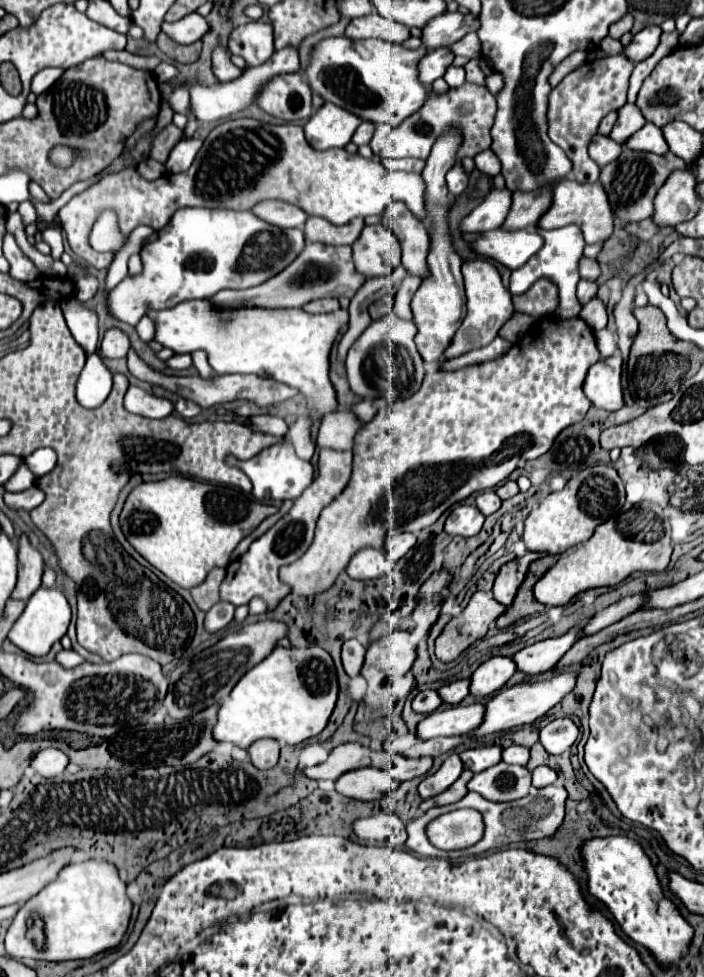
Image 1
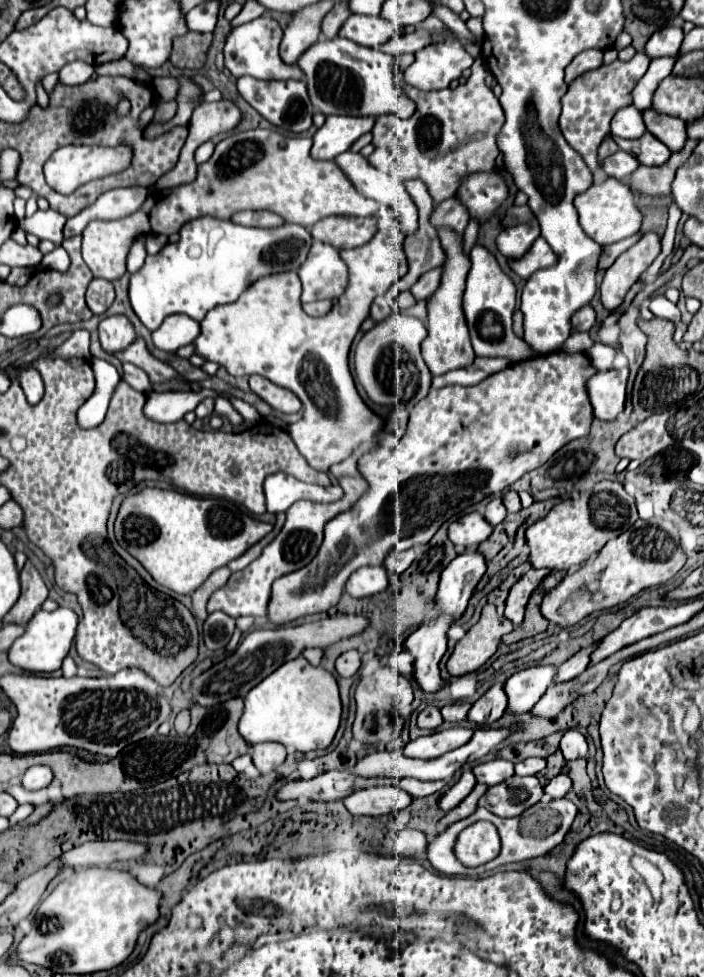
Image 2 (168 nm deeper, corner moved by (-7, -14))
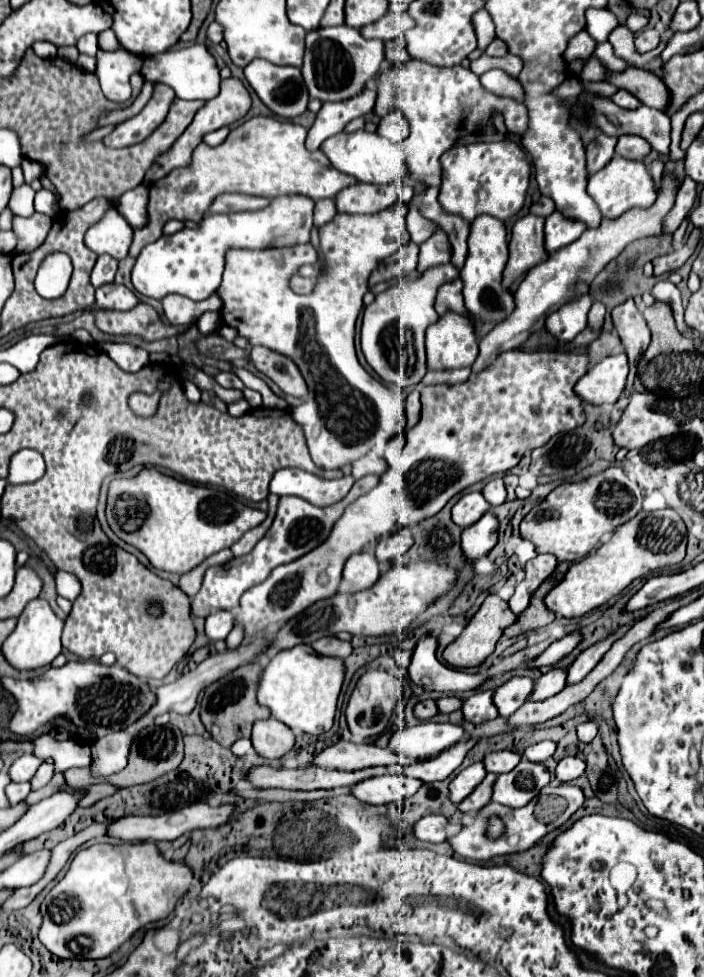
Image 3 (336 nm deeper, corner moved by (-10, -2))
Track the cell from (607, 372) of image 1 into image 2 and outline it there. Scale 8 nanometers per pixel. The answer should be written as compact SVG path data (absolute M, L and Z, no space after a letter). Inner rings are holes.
M629 368L597 372L587 382L593 416L599 420L615 420L625 408L625 386Z

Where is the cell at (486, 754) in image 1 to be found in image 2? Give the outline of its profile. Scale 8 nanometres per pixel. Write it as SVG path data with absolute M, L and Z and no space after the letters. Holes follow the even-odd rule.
M495 758L491 762L477 764L473 768L473 774L475 774L477 782L487 784L487 786L495 786L495 784L499 784L499 782L513 776L513 764L503 760L503 758Z

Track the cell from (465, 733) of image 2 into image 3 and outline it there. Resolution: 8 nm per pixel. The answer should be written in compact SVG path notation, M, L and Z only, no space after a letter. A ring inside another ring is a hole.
M420 722L412 728L400 728L392 738L388 748L398 756L408 756L412 760L422 760L436 756L450 748L464 736L462 726L456 724L434 724Z

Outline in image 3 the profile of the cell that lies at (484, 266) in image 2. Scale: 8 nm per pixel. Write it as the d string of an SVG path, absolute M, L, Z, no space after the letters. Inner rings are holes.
M478 216L470 224L468 258L466 258L464 268L460 270L460 278L464 282L464 302L466 302L468 312L476 320L500 322L512 312L514 298L502 286L502 272L504 272L506 260L508 260L508 244L506 244L504 222L496 220L494 216Z

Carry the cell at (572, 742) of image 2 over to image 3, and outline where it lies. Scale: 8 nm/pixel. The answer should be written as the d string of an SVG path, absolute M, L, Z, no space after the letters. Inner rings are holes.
M592 720L578 726L578 740L580 742L592 742L596 738L596 734L598 734L598 726Z

